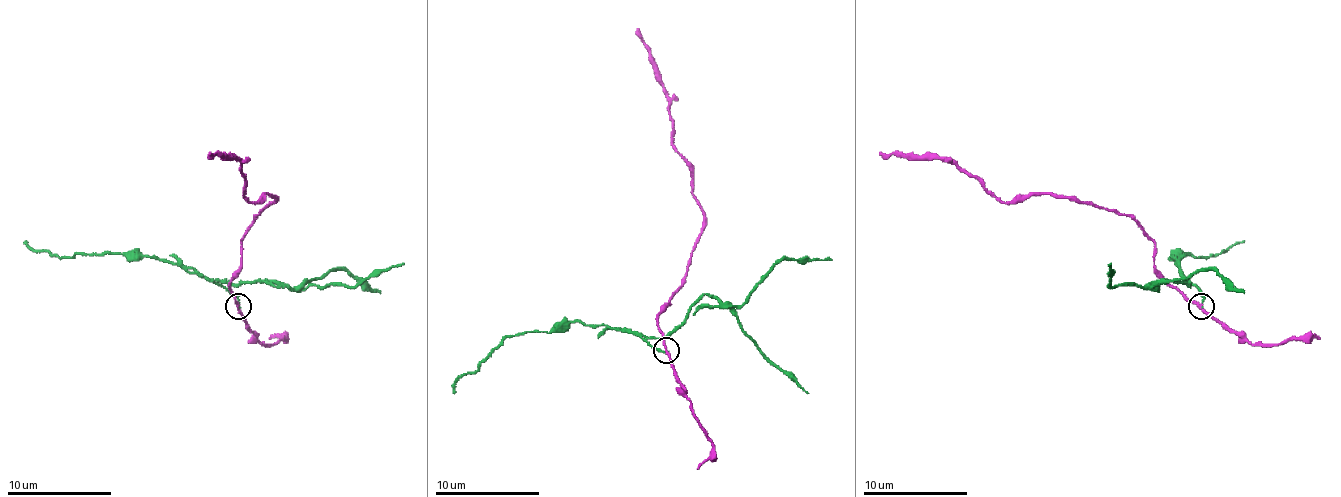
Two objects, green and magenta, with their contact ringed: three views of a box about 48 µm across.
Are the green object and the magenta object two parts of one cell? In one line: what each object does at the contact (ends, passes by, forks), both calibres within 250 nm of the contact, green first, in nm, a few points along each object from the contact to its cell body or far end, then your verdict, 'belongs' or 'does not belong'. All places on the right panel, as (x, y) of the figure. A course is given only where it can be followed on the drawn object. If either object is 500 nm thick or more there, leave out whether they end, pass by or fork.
green ends | magenta passes by | 120/200 nm | green via (1203, 305), (1203, 295), (1184, 277), (1171, 256), (1182, 253), (1218, 256), (1244, 240) | magenta via (1200, 305), (1156, 269), (1150, 237), (1130, 217), (1043, 193), (1002, 201), (944, 159), (879, 151) | does not belong

